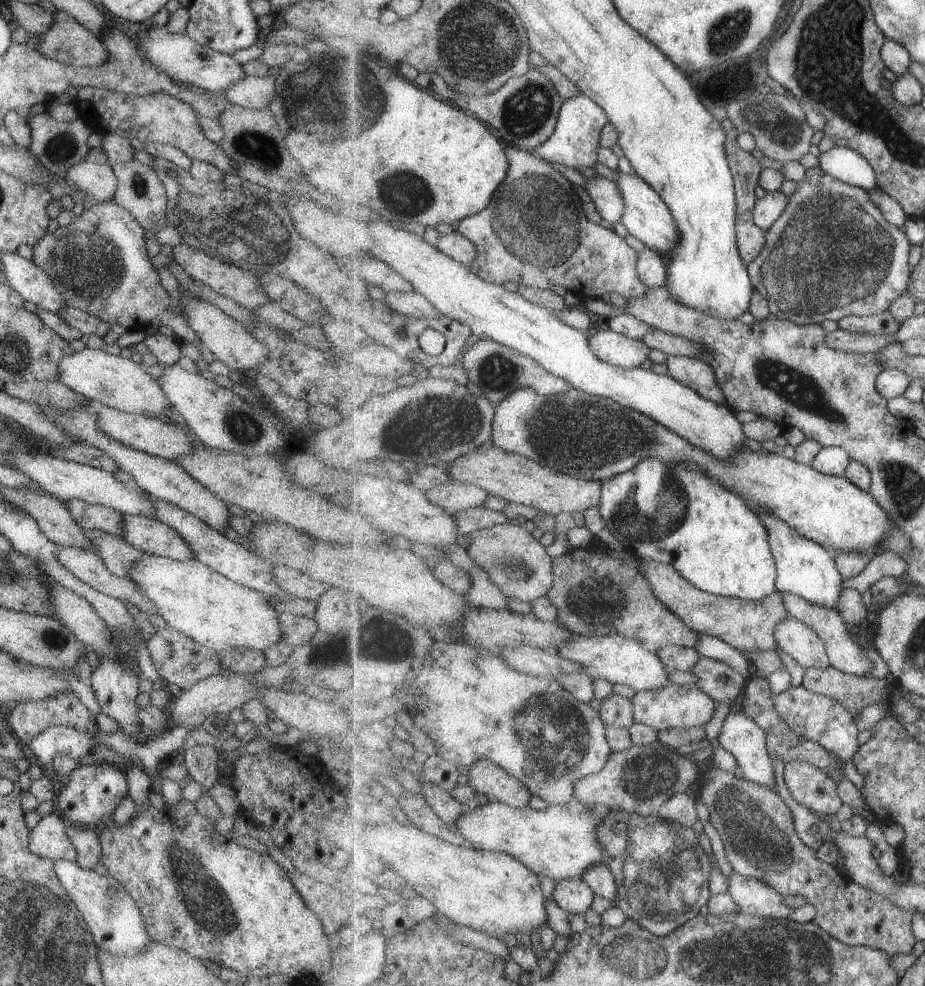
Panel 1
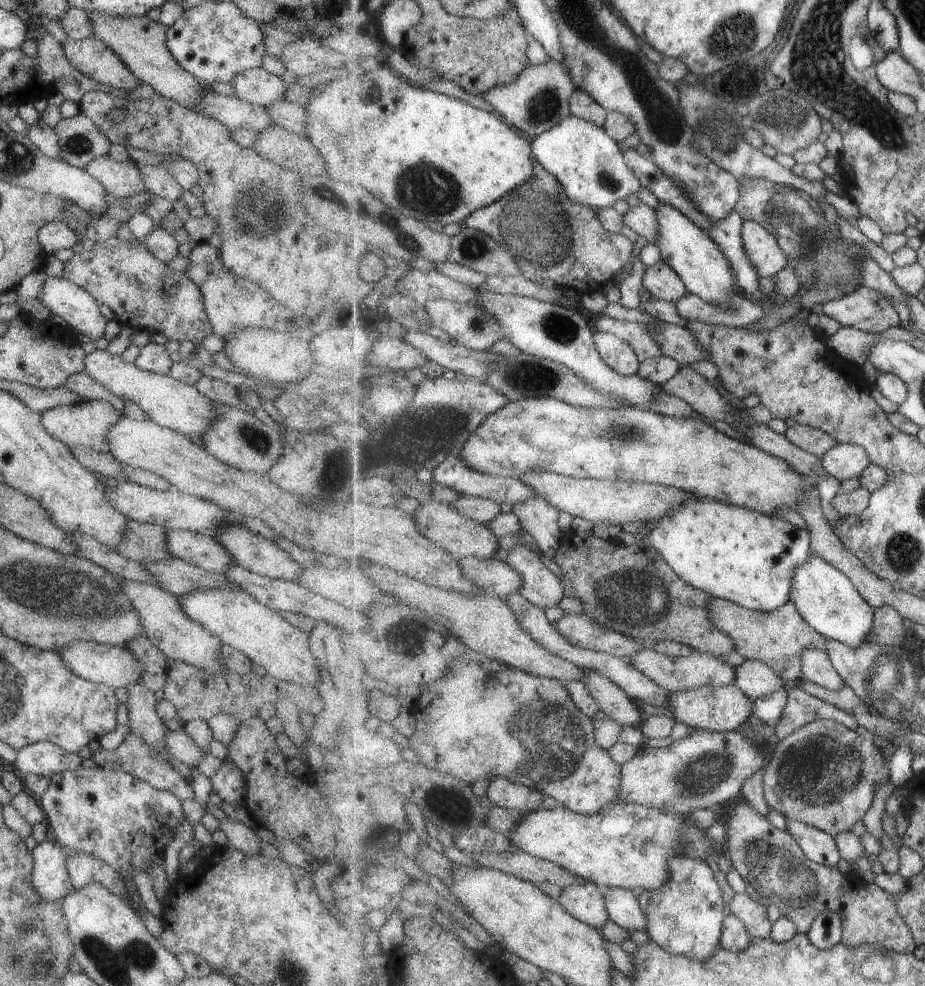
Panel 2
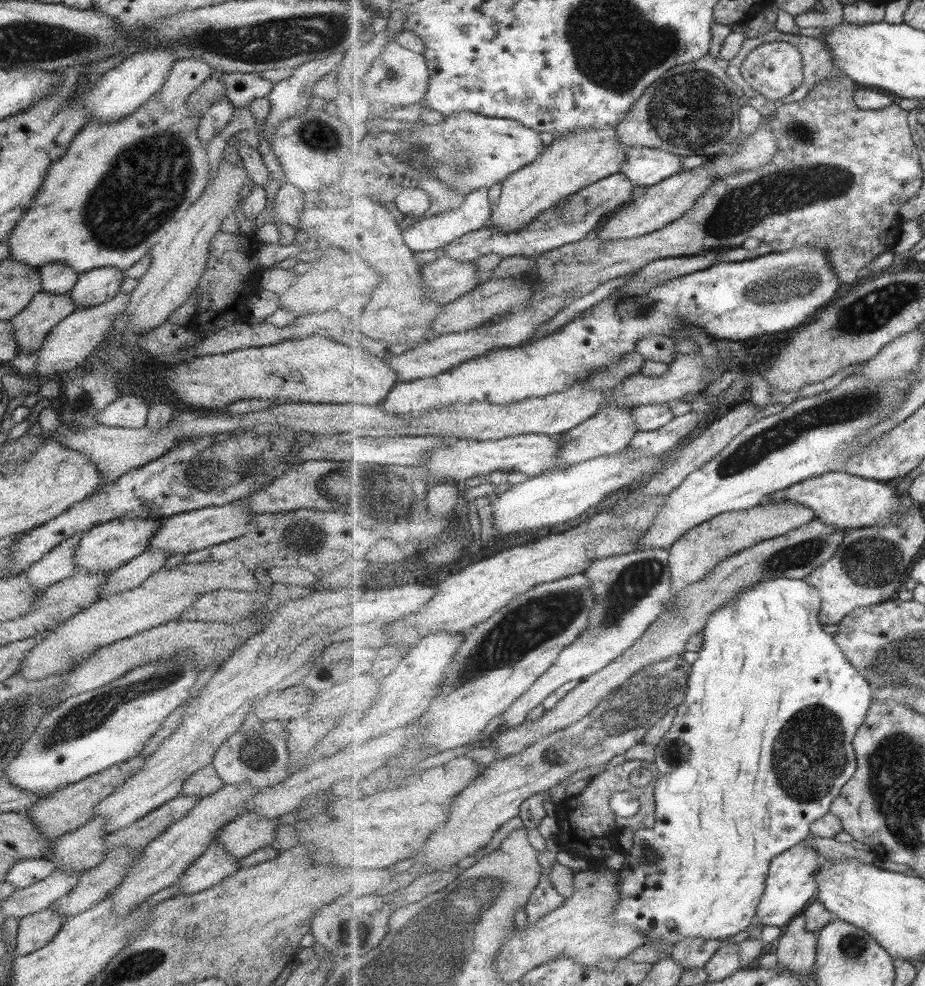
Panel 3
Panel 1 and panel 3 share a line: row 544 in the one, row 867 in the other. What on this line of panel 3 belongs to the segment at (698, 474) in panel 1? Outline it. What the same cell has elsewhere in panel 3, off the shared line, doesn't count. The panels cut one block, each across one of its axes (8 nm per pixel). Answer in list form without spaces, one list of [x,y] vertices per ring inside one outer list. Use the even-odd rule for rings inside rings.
[[[781,577],[775,578],[775,580],[764,580],[763,582],[749,585],[743,592],[735,595],[727,604],[720,606],[717,610],[713,611],[713,614],[709,616],[707,626],[703,627],[703,646],[698,652],[698,659],[692,664],[692,674],[690,675],[689,690],[686,701],[678,708],[677,716],[673,726],[669,729],[669,732],[662,738],[662,742],[659,744],[659,748],[655,749],[655,763],[660,772],[660,777],[656,783],[656,810],[658,818],[657,825],[651,829],[641,829],[638,833],[635,833],[632,839],[633,846],[631,850],[626,852],[625,862],[622,868],[619,870],[619,880],[621,880],[621,894],[622,901],[618,904],[618,910],[614,914],[614,923],[617,925],[631,925],[633,928],[642,930],[642,933],[650,936],[650,942],[645,946],[653,946],[655,950],[661,952],[661,960],[669,958],[673,954],[673,948],[686,938],[706,938],[711,939],[724,939],[727,936],[733,936],[739,934],[743,930],[747,930],[751,924],[753,924],[758,916],[758,909],[762,898],[765,896],[765,890],[767,889],[767,877],[769,877],[769,870],[772,867],[773,859],[777,856],[789,851],[793,846],[801,844],[808,839],[808,836],[812,834],[812,825],[815,821],[820,820],[823,816],[830,813],[833,803],[836,802],[837,797],[842,796],[843,787],[853,778],[858,769],[858,758],[856,755],[856,748],[854,747],[854,740],[857,733],[860,731],[861,725],[868,717],[868,710],[874,701],[874,686],[869,682],[869,679],[848,659],[845,651],[841,648],[841,645],[836,641],[836,636],[829,634],[823,626],[822,620],[819,619],[819,613],[821,613],[821,604],[824,602],[824,594],[821,589],[815,588],[812,584],[809,584],[807,580],[796,579],[793,577]]]

